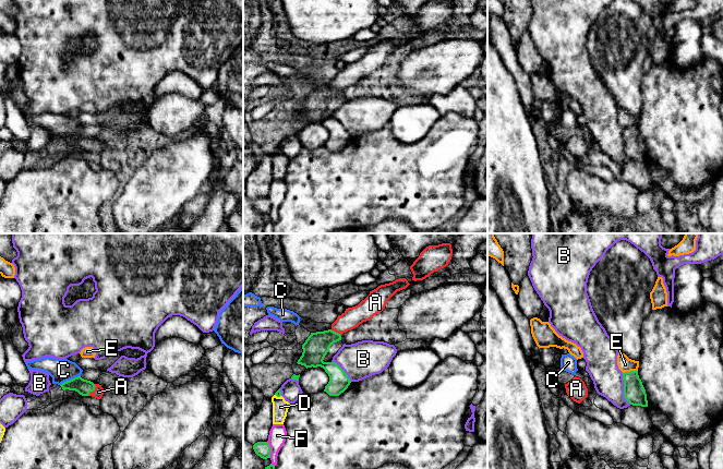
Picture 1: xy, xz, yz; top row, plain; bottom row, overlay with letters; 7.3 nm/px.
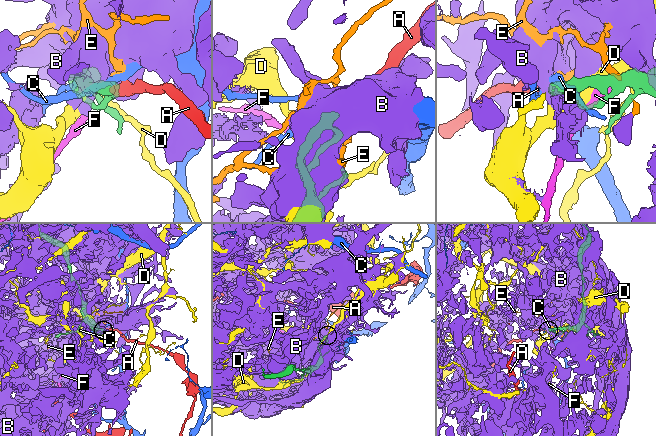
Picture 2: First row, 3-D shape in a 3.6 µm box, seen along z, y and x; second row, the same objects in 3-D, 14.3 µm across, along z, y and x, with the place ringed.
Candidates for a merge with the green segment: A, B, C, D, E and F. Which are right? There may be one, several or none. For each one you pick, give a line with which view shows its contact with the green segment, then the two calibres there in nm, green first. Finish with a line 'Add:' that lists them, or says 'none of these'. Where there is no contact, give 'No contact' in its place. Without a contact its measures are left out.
A: Touches green in xy. Thickness 110 nm (green) against 70 nm
Add: A

